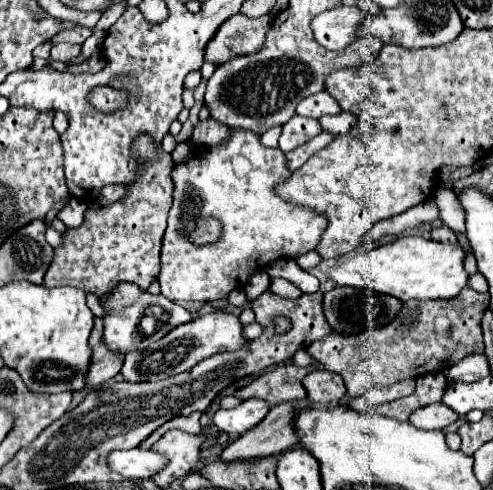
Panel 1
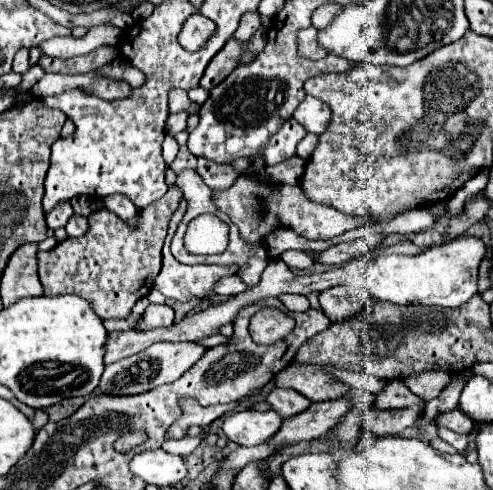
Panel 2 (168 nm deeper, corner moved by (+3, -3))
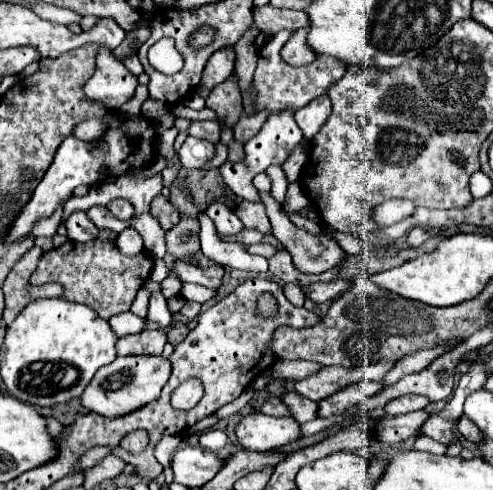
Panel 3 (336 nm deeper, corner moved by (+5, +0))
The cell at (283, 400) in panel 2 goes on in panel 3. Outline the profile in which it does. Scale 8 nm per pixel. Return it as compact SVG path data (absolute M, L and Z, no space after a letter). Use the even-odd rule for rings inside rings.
M285 393L281 401L289 407L289 413L297 423L305 423L317 417L317 401L311 401L299 393Z

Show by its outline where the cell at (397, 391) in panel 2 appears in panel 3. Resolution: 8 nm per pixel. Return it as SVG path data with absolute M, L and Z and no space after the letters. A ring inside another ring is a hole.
M403 395L403 397L391 399L383 409L385 409L387 415L403 415L403 413L425 409L427 405L429 405L427 397L421 397L421 395Z

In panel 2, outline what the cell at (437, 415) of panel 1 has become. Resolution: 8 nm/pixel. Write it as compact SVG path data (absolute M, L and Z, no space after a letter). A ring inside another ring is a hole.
M459 408L437 416L437 422L433 422L433 424L445 424L449 430L459 432L459 434L469 434L469 432L473 430L473 418L469 418L469 416L467 416L463 410L459 410Z

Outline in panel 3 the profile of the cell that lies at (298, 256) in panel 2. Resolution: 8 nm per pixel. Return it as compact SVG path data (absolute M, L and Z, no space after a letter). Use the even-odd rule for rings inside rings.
M261 243L261 245L247 245L247 249L249 249L251 253L263 255L263 257L267 257L267 259L271 259L273 255L277 255L277 253L279 253L279 247L269 245L269 243Z

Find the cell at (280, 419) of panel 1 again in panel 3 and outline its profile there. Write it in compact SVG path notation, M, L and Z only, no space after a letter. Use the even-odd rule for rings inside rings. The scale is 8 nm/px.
M359 381L359 383L353 383L345 389L341 389L339 393L319 401L319 413L317 417L323 417L323 419L329 419L333 415L341 415L343 411L363 403L365 399L373 397L379 389L383 387L381 381Z

